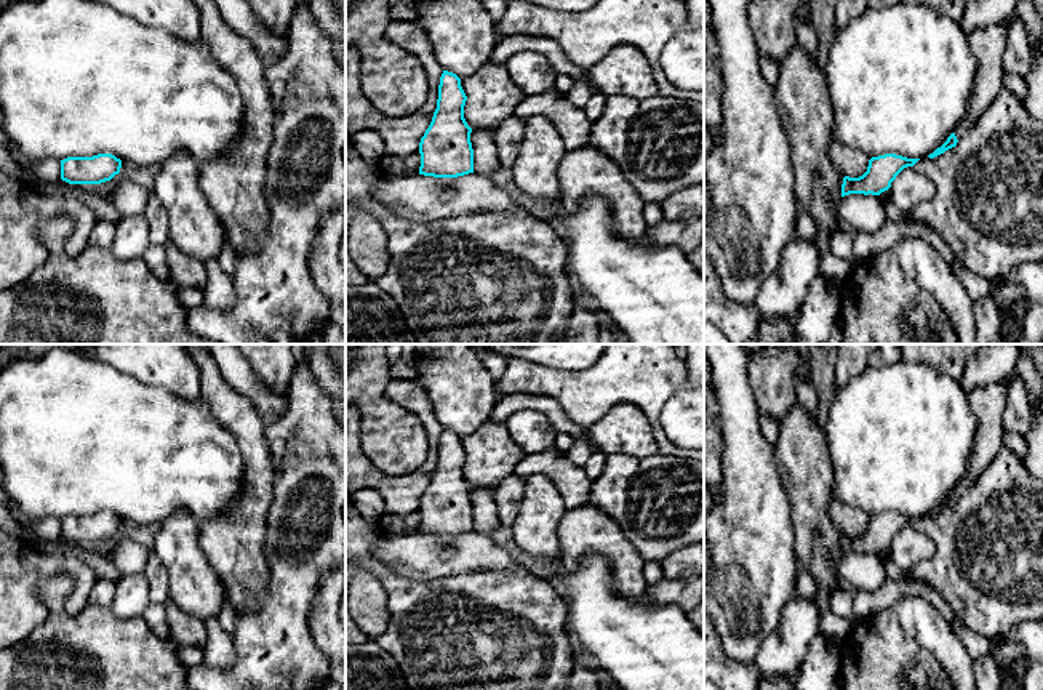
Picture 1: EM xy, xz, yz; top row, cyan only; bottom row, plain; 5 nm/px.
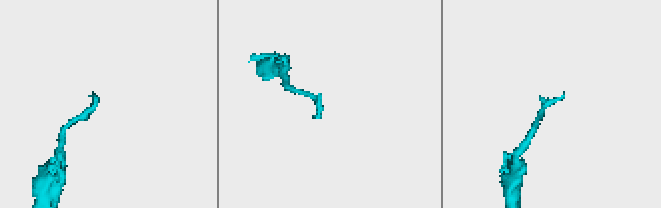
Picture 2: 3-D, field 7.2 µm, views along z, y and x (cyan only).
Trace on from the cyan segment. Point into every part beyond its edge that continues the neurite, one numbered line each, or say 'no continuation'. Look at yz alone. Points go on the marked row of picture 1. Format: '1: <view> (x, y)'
1: yz (987, 45)

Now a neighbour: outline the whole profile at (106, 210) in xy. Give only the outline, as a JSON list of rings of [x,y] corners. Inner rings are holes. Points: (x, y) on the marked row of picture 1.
[[[35,176],[32,184],[40,192],[64,192],[70,194],[77,199],[80,199],[83,203],[86,203],[99,218],[107,219],[114,224],[117,224],[122,219],[122,213],[114,207],[114,203],[101,199],[99,195],[93,192],[85,192],[80,187],[69,187],[64,184],[53,184],[46,179],[42,179],[40,176]]]

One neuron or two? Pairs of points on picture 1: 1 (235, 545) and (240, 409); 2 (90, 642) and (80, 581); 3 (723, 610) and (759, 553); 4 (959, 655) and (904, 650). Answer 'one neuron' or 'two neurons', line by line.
1: one neuron
2: two neurons
3: one neuron
4: two neurons

